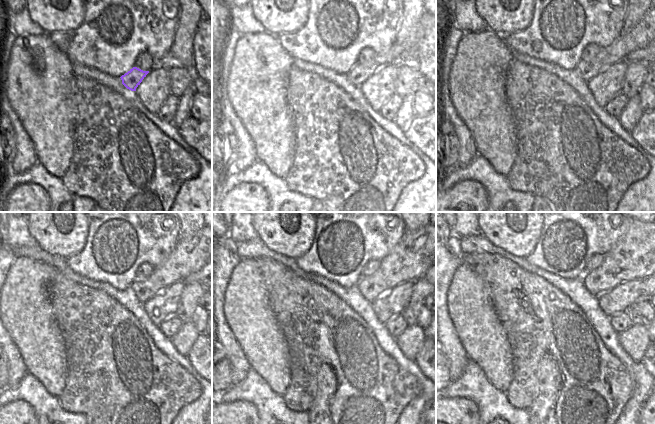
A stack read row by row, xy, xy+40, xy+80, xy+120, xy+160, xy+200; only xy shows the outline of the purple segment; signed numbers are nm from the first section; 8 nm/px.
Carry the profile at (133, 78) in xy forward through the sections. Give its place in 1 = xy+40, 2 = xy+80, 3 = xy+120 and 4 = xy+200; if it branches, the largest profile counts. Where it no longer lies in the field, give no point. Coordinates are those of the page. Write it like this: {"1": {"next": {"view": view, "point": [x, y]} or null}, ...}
{"1": {"next": {"view": "xy+40", "point": [359, 73]}}, "2": {"next": {"view": "xy+80", "point": [639, 36]}}, "3": {"next": {"view": "xy+120", "point": [189, 255]}}, "4": {"next": {"view": "xy+200", "point": [638, 254]}}}

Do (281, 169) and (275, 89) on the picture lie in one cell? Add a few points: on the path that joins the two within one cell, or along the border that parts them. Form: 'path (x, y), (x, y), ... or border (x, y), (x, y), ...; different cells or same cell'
path (276, 149), (272, 132), (272, 109); same cell

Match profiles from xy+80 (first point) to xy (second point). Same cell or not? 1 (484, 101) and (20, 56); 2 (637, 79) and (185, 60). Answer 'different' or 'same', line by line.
1: same
2: different

